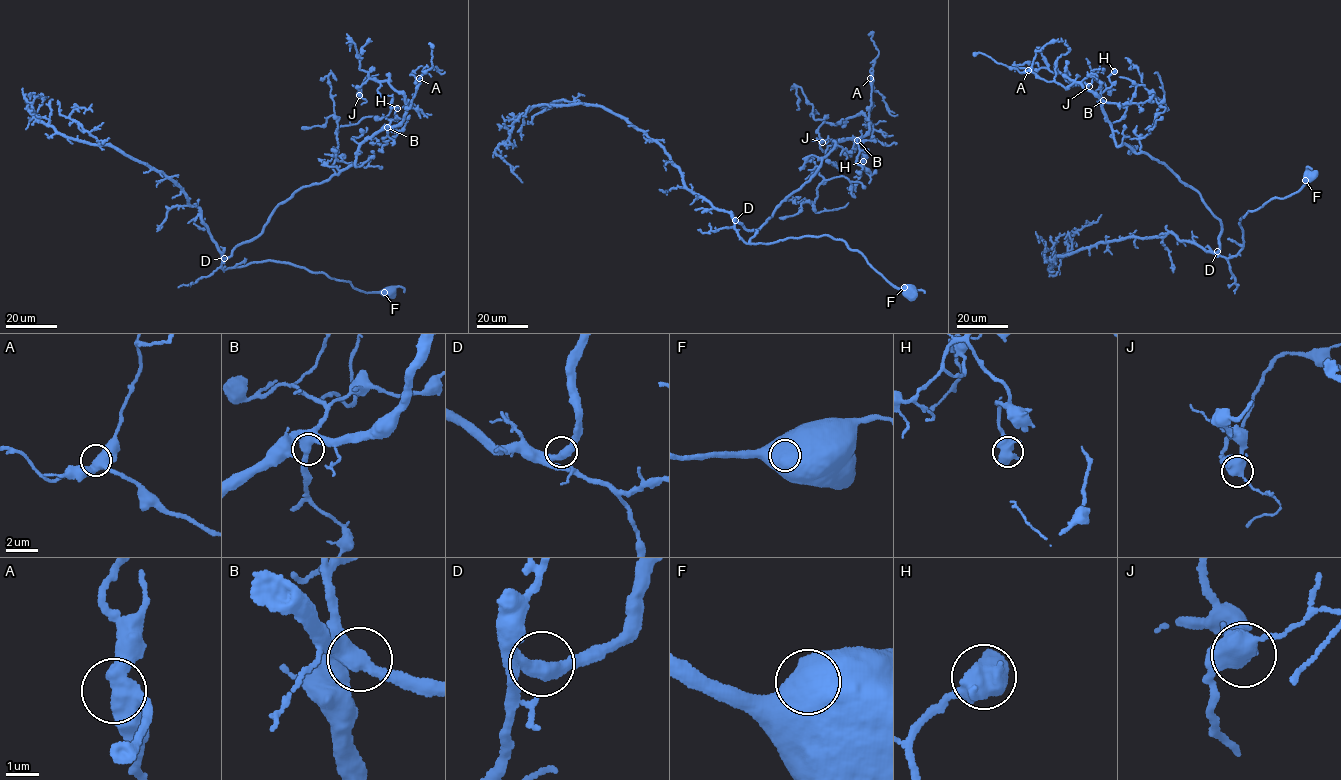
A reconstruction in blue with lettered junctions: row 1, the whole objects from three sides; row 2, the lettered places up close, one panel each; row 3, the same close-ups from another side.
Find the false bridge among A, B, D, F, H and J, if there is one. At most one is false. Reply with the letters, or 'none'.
none

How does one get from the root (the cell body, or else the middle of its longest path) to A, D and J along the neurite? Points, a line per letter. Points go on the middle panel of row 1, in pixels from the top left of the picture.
A: (908, 290), (843, 240), (748, 243), (734, 227), (735, 220), (759, 228), (833, 141), (866, 134), (870, 78)
D: (908, 290), (890, 284), (860, 253), (851, 250), (843, 240), (823, 235), (748, 243), (738, 234), (735, 220)
J: (908, 290), (828, 235), (738, 235), (734, 221), (759, 228), (869, 118), (825, 122), (822, 142)

